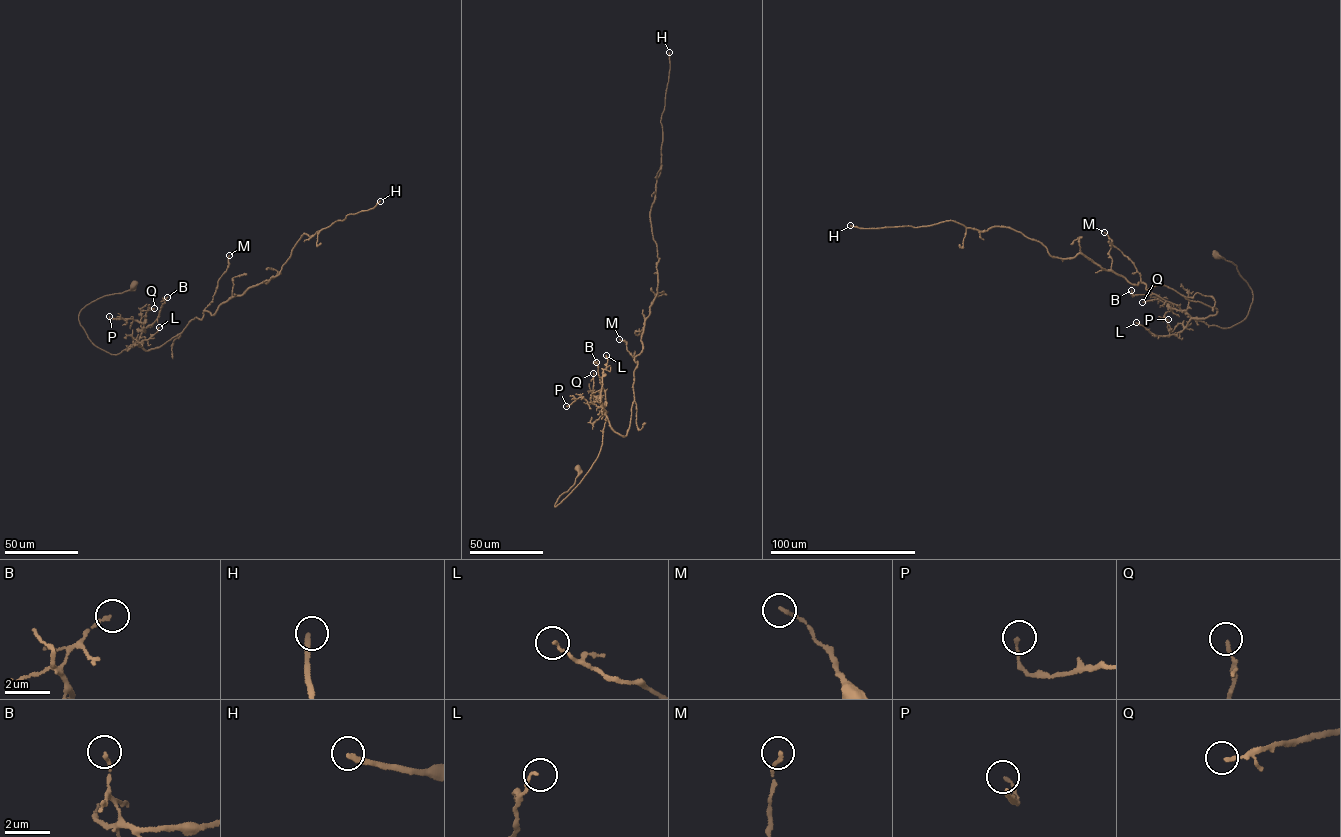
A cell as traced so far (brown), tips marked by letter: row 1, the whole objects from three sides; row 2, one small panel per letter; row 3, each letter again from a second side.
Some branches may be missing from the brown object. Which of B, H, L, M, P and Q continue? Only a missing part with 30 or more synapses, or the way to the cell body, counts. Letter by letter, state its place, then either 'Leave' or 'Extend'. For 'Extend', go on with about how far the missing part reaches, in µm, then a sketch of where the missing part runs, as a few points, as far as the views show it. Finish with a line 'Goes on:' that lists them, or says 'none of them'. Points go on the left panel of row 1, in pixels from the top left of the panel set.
B: Place: (167, 297). Leave
H: Place: (380, 201). Extend. Missing length about 350 µm
L: Place: (159, 327). Leave
M: Place: (229, 255). Leave
P: Place: (109, 316). Leave
Q: Place: (154, 308). Leave
Goes on: H

